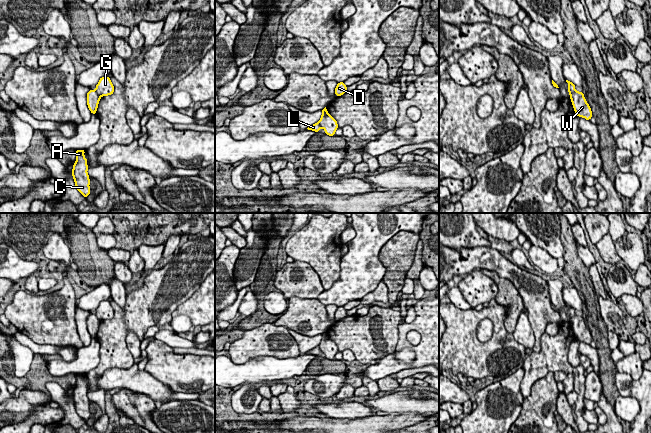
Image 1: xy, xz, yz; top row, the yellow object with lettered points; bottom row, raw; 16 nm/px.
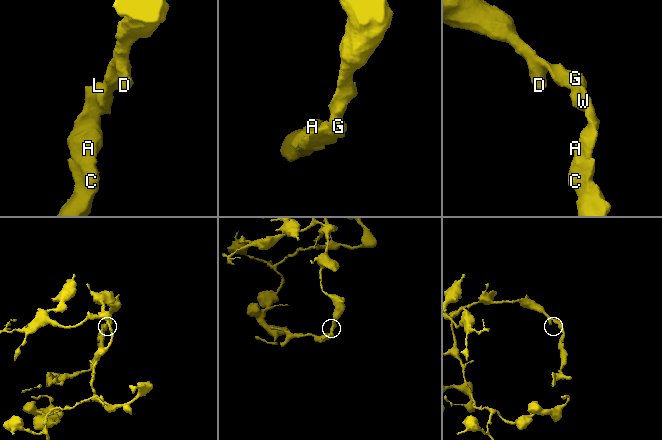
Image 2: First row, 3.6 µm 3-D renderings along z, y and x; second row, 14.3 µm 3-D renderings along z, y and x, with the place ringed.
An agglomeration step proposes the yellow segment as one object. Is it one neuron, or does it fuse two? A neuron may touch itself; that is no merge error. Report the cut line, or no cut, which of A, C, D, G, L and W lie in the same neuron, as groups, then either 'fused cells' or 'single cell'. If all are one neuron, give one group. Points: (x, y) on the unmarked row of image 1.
cut in xy along (94, 314), (101, 320); A C L W / D G; fused cells

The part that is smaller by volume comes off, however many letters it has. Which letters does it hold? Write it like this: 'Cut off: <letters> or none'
Cut off: A, C, L, W

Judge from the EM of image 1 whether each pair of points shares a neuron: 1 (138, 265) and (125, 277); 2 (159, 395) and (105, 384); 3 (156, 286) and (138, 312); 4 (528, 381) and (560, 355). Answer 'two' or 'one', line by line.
1: two
2: one
3: one
4: one

